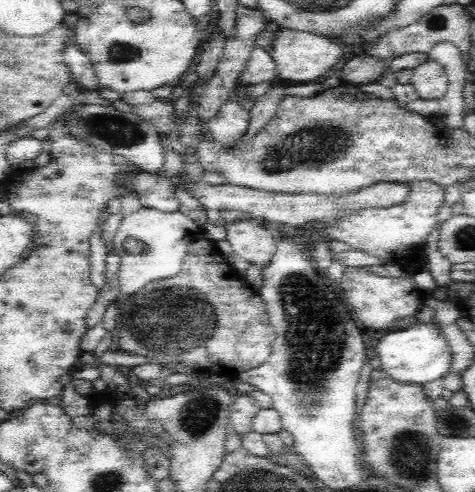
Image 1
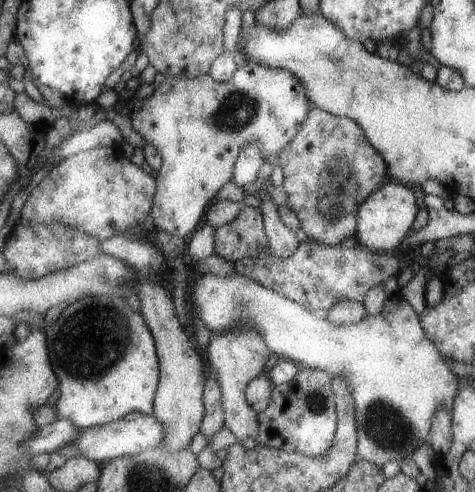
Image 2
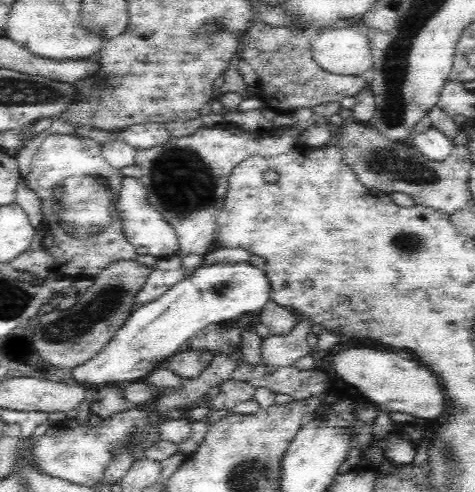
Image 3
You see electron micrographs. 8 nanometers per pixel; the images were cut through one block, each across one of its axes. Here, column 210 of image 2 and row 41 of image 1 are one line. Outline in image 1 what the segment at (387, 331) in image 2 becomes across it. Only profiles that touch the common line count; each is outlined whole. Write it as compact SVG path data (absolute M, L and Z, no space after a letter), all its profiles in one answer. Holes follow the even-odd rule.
M278 30L276 40L272 44L272 62L276 66L276 76L288 84L306 84L318 82L322 74L332 70L340 58L348 56L348 50L340 44L332 44L326 38L310 32L296 32L296 30Z

